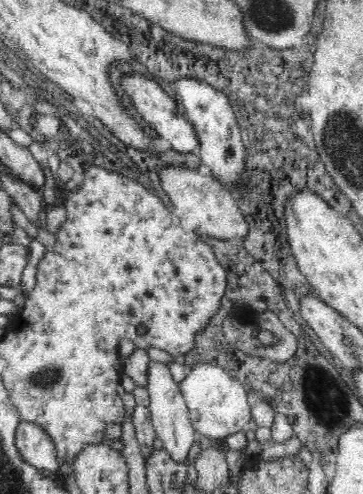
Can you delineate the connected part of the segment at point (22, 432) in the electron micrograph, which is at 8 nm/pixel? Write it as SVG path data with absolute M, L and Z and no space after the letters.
M21 420L14 435L17 451L22 460L40 471L58 471L60 463L56 460L56 449L40 425Z

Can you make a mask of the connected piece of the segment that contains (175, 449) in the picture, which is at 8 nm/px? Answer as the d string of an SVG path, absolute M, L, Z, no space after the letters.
M149 360L145 369L149 370L147 387L150 399L149 417L156 435L162 441L164 450L168 452L172 460L185 464L184 462L188 458L190 448L192 448L192 445L196 443L197 437L199 437L192 424L186 401L177 383L173 380L168 366Z

